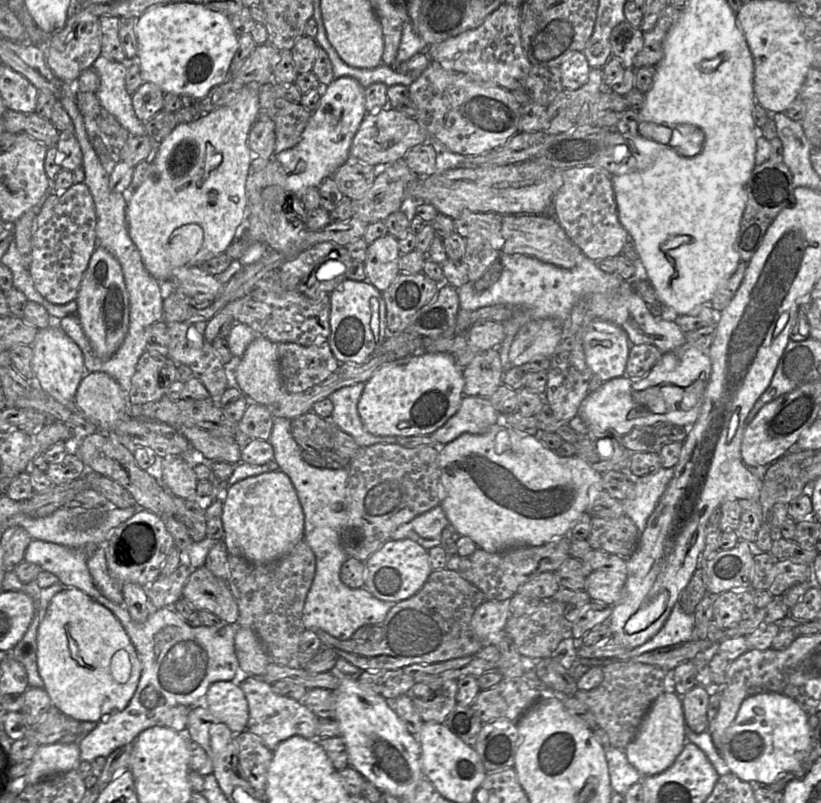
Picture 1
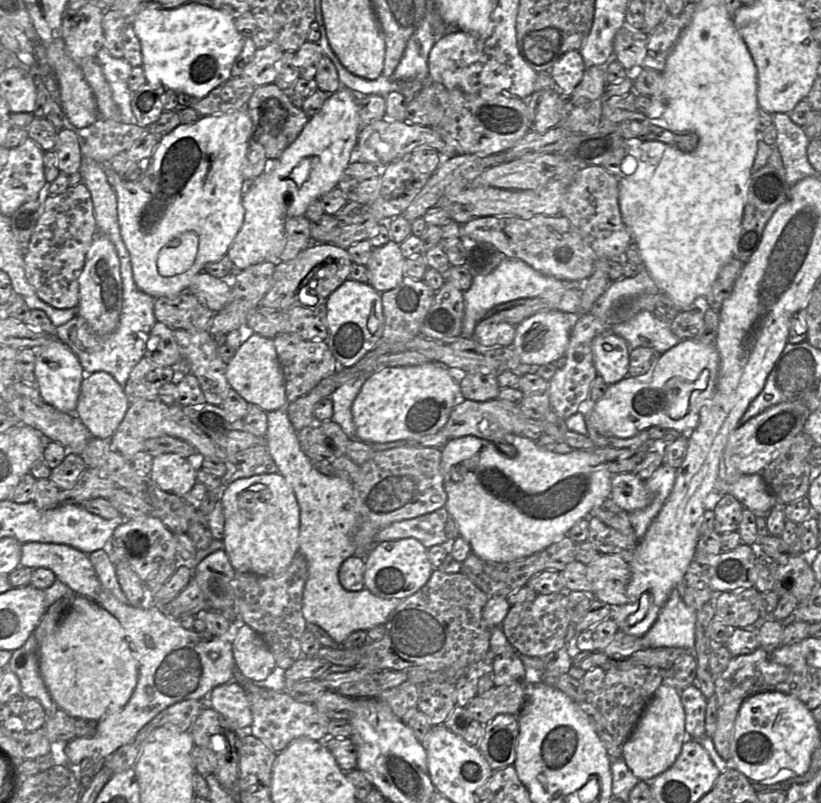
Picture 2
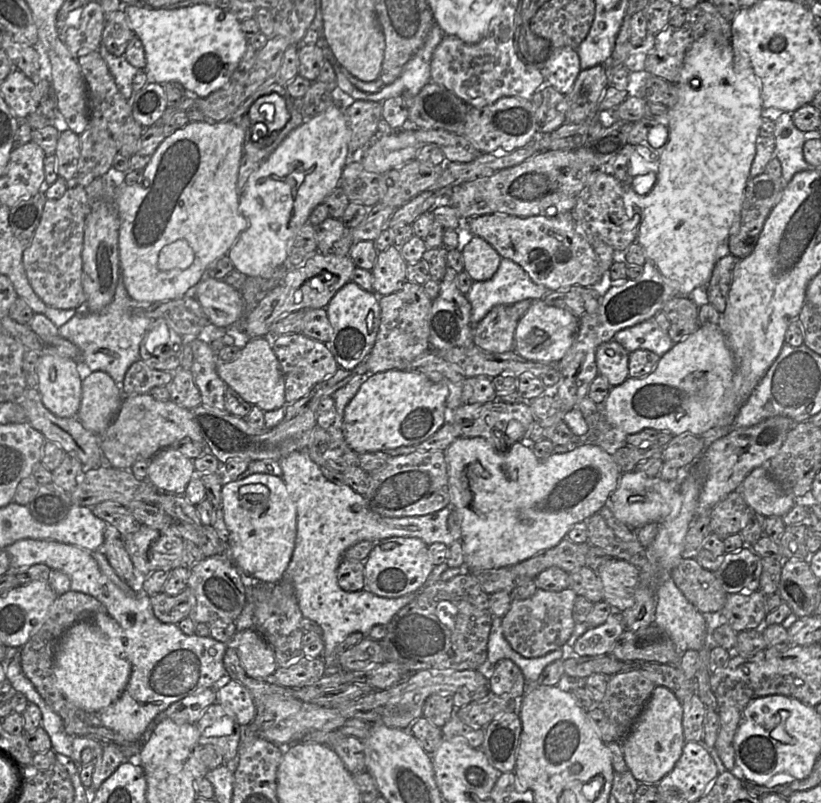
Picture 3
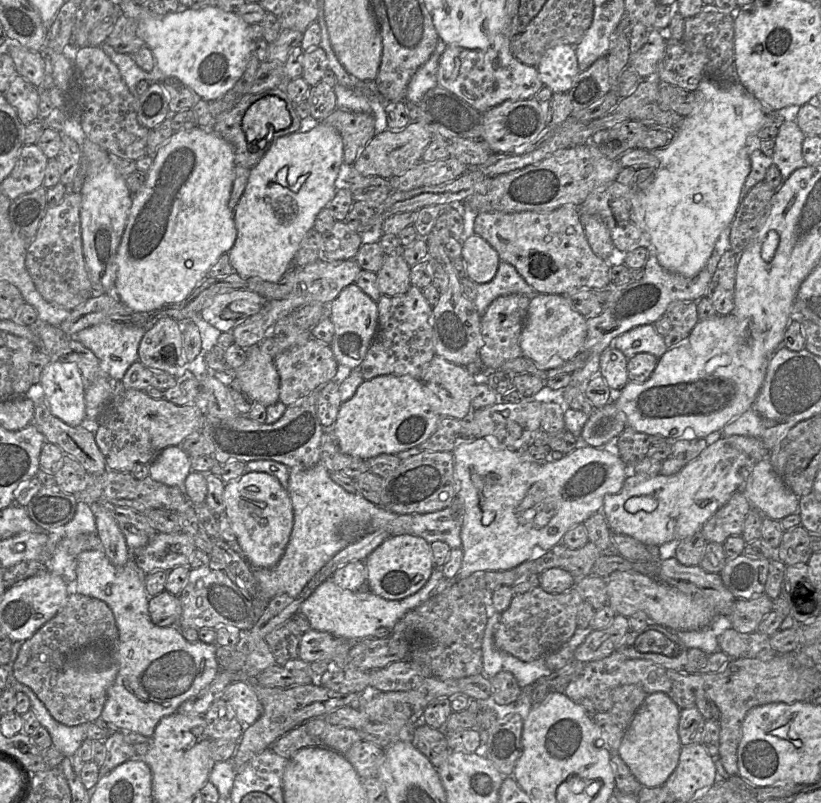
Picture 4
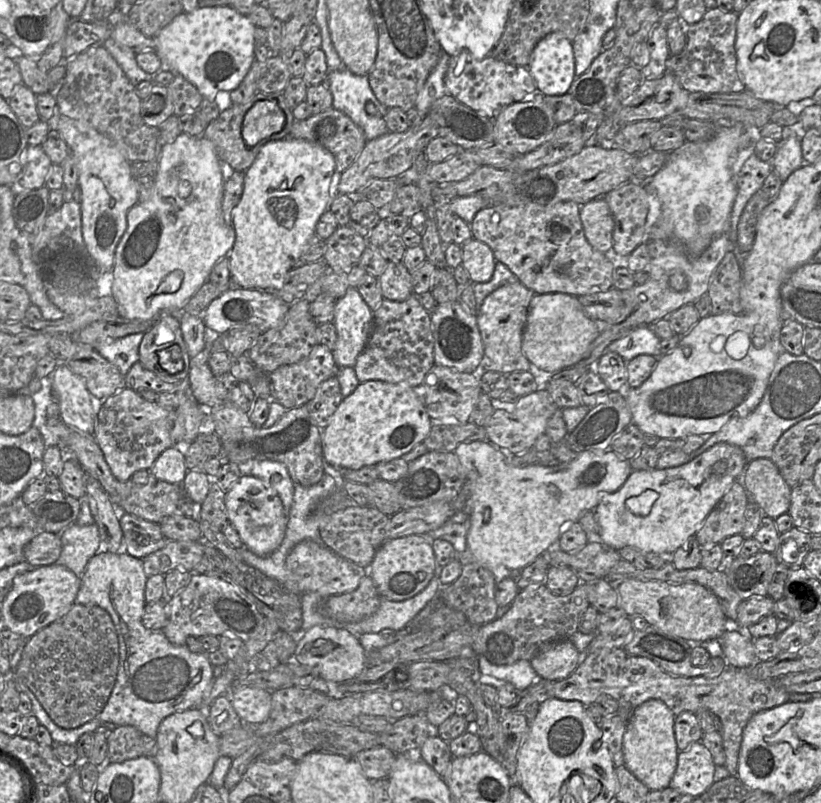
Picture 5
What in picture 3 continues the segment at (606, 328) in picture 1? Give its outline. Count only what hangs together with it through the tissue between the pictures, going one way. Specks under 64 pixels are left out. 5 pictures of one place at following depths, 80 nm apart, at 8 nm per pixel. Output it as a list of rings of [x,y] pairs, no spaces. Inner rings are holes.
[[[614,339],[597,348],[598,374],[605,378],[610,387],[622,384],[629,377],[629,355],[630,353]]]

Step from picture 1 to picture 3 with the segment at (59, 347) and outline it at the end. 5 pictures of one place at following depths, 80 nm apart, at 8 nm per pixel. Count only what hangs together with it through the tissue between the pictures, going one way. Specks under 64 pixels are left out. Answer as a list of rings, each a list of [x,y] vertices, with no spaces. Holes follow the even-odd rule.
[[[42,354],[37,363],[38,384],[44,406],[62,418],[76,417],[81,403],[81,362]]]

